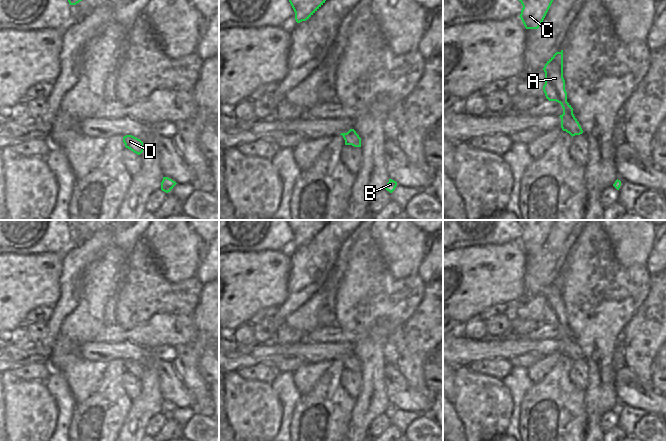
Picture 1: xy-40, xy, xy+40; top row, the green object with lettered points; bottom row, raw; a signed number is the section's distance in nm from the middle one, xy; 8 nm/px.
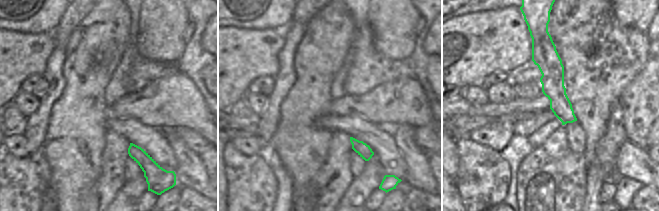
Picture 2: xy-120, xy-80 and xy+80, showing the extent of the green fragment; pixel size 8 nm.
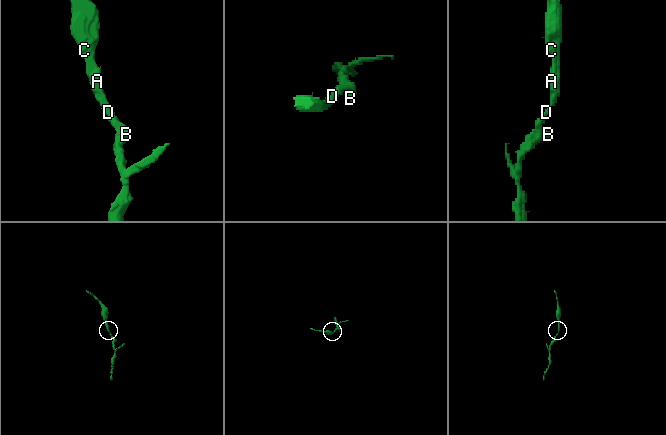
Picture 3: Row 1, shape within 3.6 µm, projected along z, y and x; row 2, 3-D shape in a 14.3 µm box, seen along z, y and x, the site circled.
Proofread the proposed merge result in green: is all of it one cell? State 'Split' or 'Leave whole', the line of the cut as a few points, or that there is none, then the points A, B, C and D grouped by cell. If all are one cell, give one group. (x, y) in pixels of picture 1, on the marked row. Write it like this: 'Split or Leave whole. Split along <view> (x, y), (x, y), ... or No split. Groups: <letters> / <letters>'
Leave whole. No split. Groups: A B C D.

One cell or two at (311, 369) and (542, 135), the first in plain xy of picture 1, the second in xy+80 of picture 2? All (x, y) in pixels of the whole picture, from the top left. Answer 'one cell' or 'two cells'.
one cell

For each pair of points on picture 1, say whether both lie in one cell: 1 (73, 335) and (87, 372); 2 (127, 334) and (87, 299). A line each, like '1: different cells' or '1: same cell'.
1: same cell
2: different cells

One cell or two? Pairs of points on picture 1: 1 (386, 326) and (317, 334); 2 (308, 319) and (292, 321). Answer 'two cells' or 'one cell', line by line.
1: one cell
2: one cell

